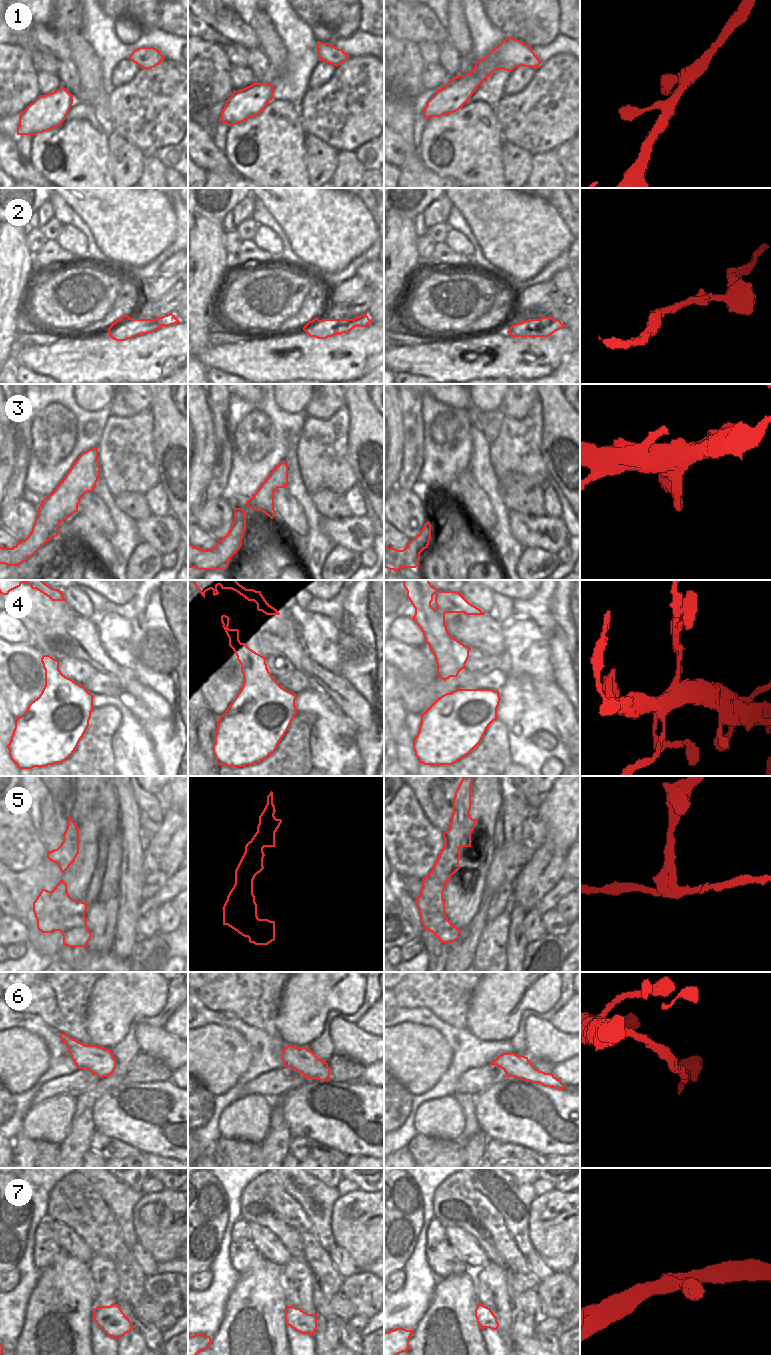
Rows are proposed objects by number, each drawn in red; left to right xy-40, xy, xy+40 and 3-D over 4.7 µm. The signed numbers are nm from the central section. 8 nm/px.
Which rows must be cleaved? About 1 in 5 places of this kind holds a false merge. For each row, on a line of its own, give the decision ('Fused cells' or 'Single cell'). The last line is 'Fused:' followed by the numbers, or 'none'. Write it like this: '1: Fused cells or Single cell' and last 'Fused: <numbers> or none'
1: Single cell
2: Single cell
3: Single cell
4: Fused cells
5: Fused cells
6: Single cell
7: Single cell
Fused: 4, 5.

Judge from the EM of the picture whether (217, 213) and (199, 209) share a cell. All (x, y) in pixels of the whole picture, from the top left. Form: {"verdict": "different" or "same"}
{"verdict": "same"}

